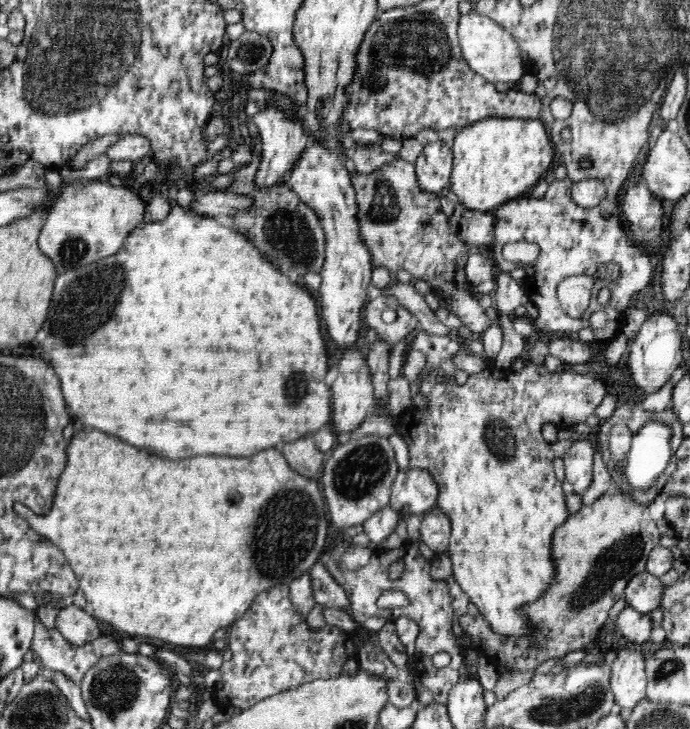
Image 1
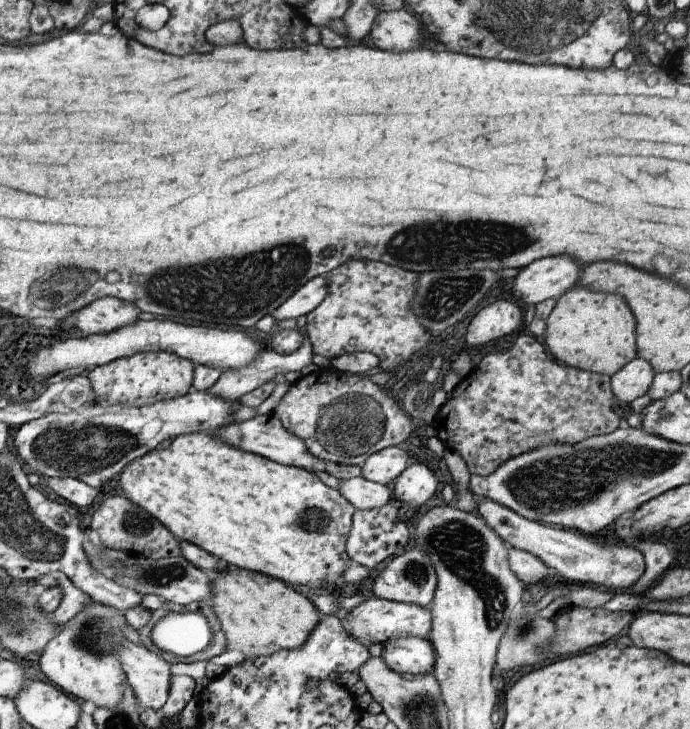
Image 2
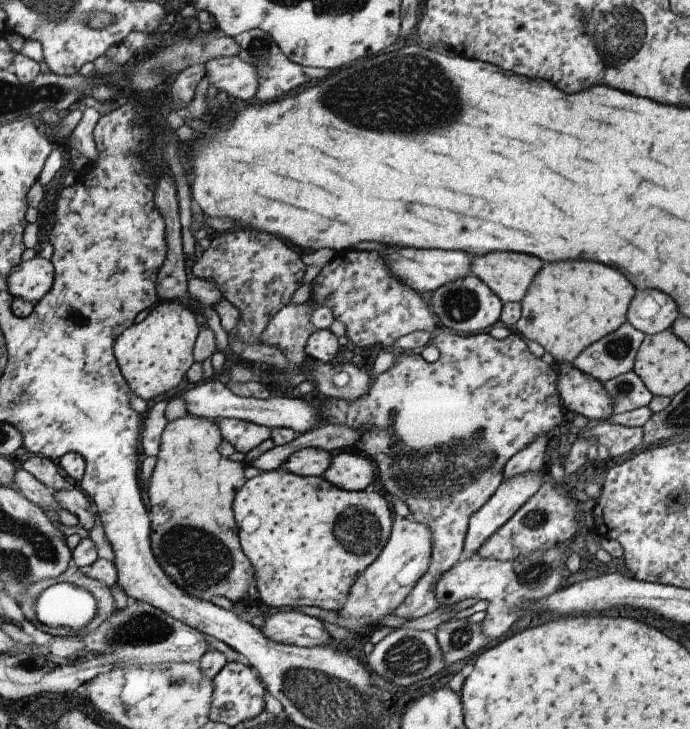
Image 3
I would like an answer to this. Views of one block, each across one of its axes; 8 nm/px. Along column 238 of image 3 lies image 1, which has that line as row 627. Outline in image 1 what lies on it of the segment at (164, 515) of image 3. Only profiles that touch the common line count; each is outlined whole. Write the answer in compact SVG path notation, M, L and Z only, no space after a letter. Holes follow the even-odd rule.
M613 490L592 506L582 506L582 510L570 515L566 522L556 528L550 546L556 578L546 594L522 609L531 621L529 627L532 630L528 635L514 639L496 634L481 614L474 618L468 613L460 616L456 628L471 639L471 646L479 656L484 657L488 664L494 665L499 671L535 670L549 658L564 657L574 651L586 650L586 646L594 642L599 629L605 624L610 608L624 596L624 589L630 578L646 571L650 552L659 545L660 539L656 522L650 517L649 506L639 506L630 499L630 495L615 494Z

